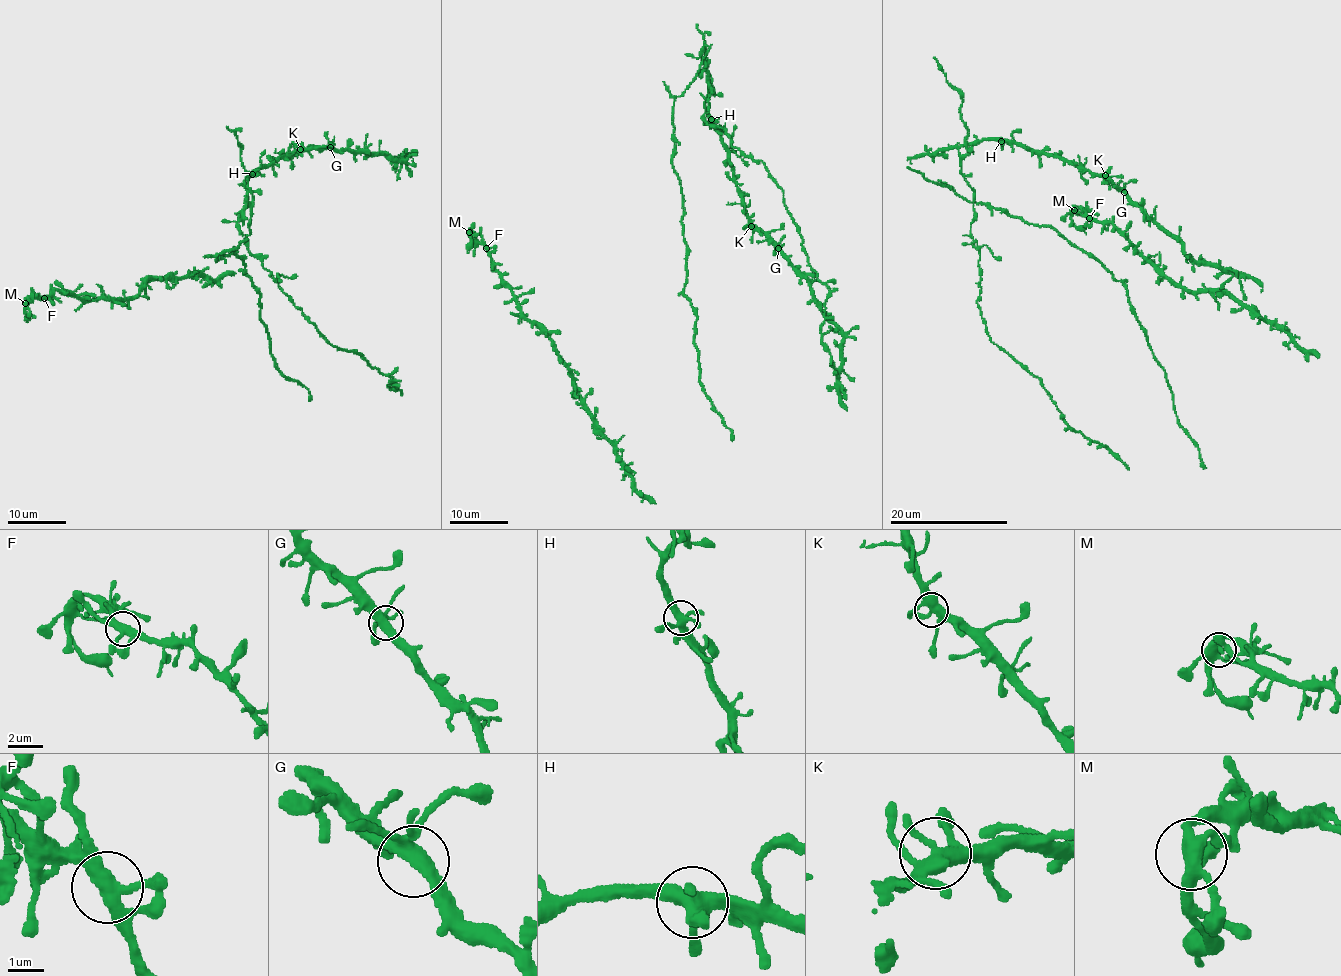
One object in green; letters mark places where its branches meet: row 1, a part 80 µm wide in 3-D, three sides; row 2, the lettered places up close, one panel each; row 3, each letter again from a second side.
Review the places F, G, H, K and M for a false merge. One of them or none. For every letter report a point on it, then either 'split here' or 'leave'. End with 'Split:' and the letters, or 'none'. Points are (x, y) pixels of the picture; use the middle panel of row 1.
F: at (486, 248); leave
G: at (778, 248); leave
H: at (711, 119); leave
K: at (751, 226); leave
M: at (469, 232); leave
Split: none

